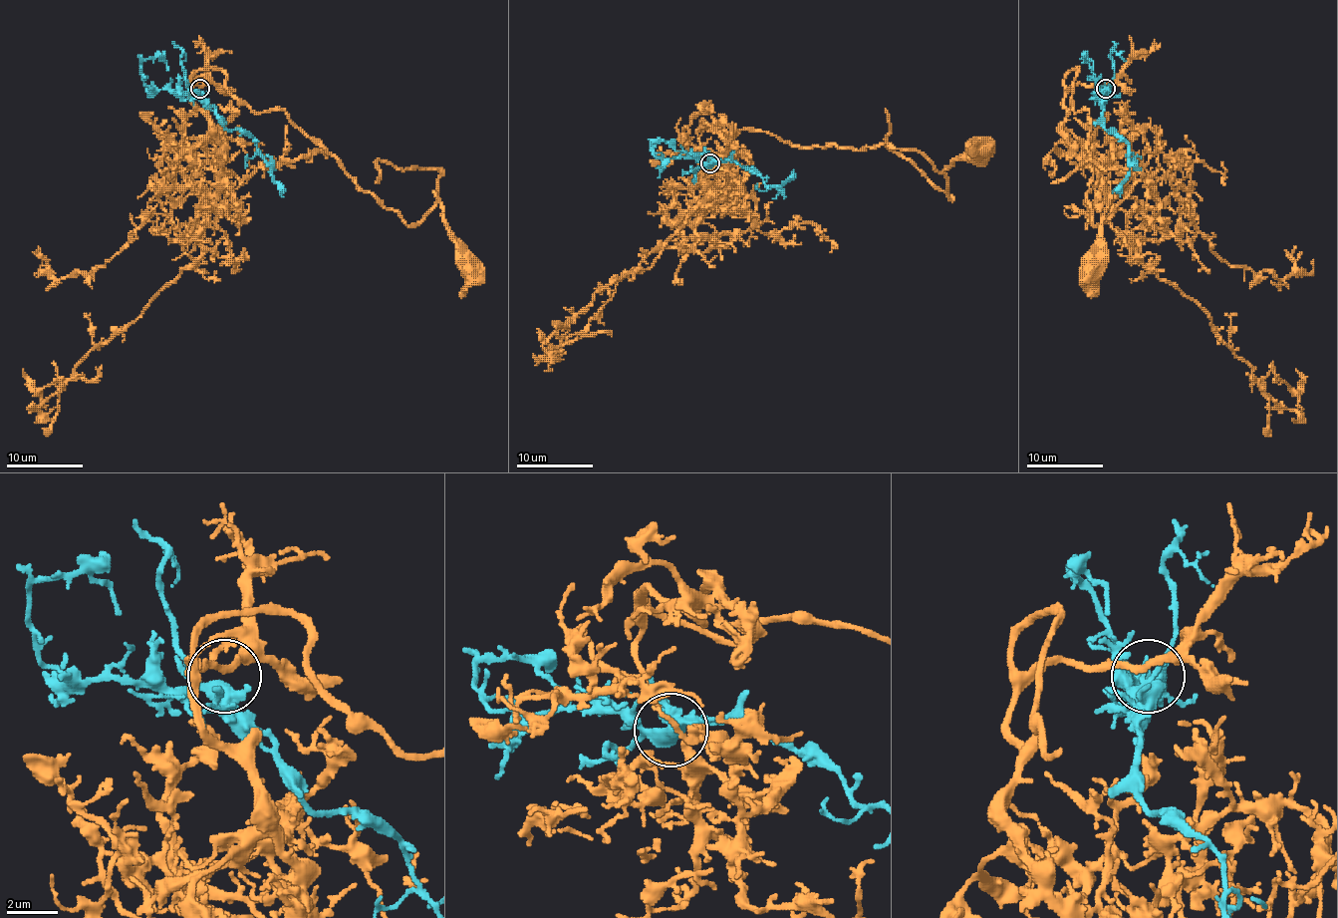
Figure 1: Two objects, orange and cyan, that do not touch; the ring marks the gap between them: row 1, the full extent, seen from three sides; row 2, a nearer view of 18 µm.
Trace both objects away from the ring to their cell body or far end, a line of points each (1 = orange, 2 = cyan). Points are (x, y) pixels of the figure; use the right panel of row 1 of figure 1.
1: (1105, 88), (1066, 93), (1062, 136), (1128, 215), (1139, 258), (1209, 315), (1276, 404), (1298, 407), (1273, 365)
2: (1106, 90), (1103, 126), (1114, 130), (1128, 145), (1130, 175), (1122, 185), (1120, 196)

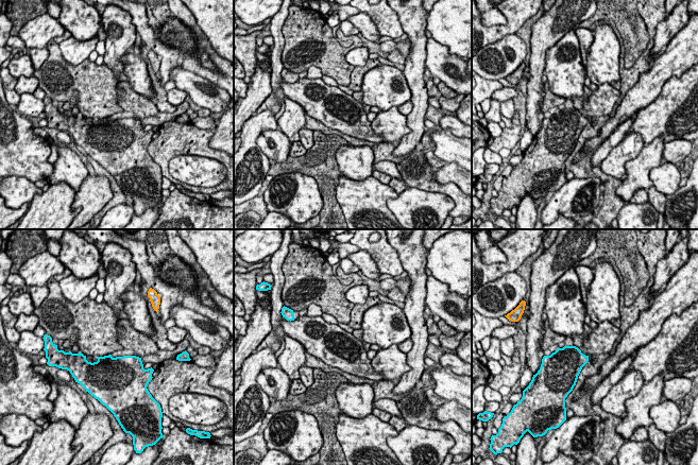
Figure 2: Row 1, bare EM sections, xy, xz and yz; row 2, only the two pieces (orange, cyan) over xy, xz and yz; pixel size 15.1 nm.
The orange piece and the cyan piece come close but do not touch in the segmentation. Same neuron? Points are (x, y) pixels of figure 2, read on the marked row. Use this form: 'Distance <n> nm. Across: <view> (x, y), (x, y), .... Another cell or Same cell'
Distance 650 nm. Across: yz (517, 321), (544, 356). Same cell

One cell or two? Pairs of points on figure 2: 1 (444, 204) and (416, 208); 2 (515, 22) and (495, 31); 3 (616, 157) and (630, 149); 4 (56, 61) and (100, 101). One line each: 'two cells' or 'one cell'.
1: one cell
2: one cell
3: one cell
4: one cell

